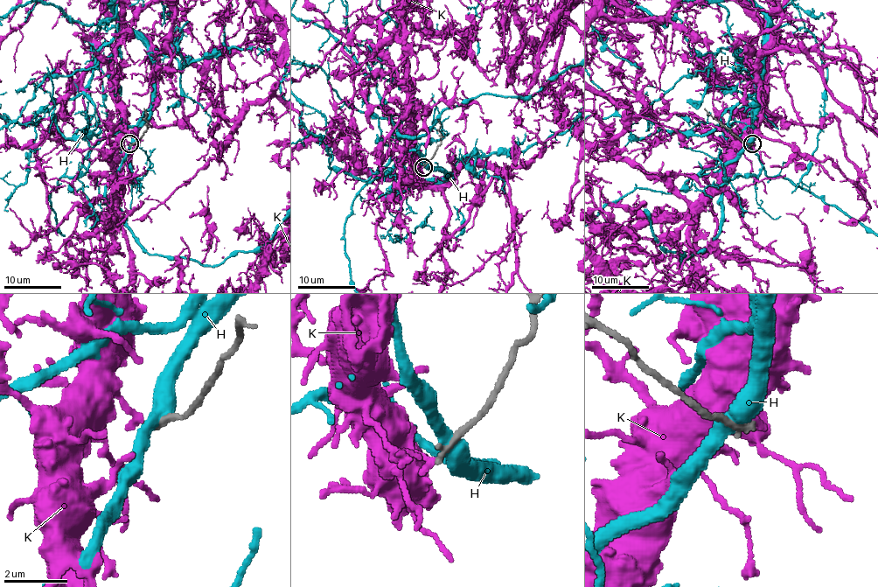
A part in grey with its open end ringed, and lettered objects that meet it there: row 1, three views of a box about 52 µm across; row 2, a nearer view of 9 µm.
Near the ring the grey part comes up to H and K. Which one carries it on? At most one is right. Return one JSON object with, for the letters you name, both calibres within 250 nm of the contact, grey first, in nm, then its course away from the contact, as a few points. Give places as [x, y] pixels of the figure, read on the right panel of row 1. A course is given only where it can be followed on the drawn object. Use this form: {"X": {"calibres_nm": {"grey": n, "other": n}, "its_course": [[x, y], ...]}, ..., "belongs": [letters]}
{"belongs": []}

